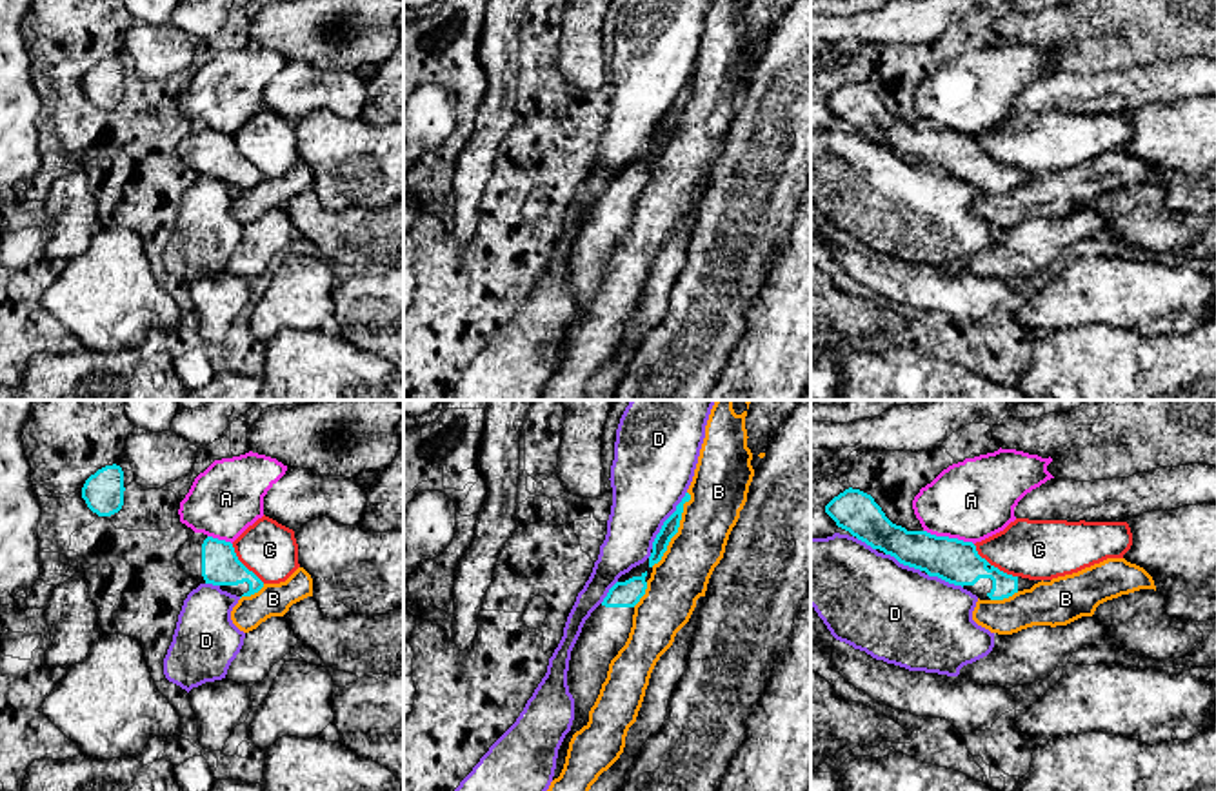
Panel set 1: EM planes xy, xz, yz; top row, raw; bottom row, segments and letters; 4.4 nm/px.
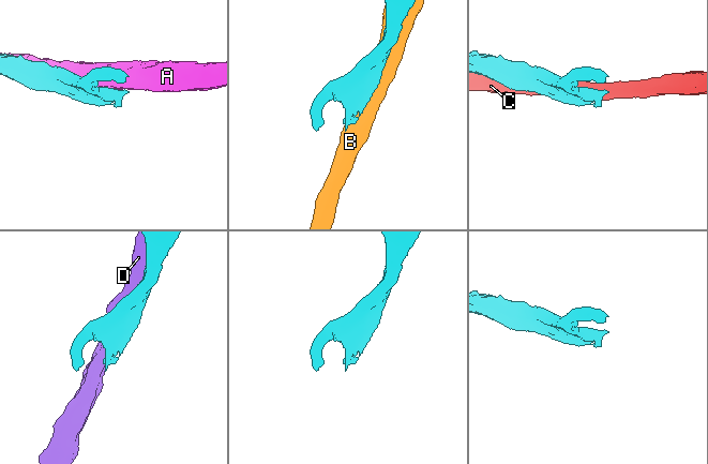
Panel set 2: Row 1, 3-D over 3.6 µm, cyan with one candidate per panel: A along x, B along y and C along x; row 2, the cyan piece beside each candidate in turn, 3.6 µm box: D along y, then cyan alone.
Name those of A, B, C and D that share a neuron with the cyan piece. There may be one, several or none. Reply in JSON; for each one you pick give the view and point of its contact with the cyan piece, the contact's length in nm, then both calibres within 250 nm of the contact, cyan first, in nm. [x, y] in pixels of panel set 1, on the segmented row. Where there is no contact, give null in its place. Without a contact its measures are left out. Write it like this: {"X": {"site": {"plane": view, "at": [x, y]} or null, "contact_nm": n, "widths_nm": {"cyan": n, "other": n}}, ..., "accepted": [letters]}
{"accepted": []}

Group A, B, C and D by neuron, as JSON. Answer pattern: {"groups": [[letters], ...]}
{"groups": [["A"], ["B"], ["C"], ["D"]]}

